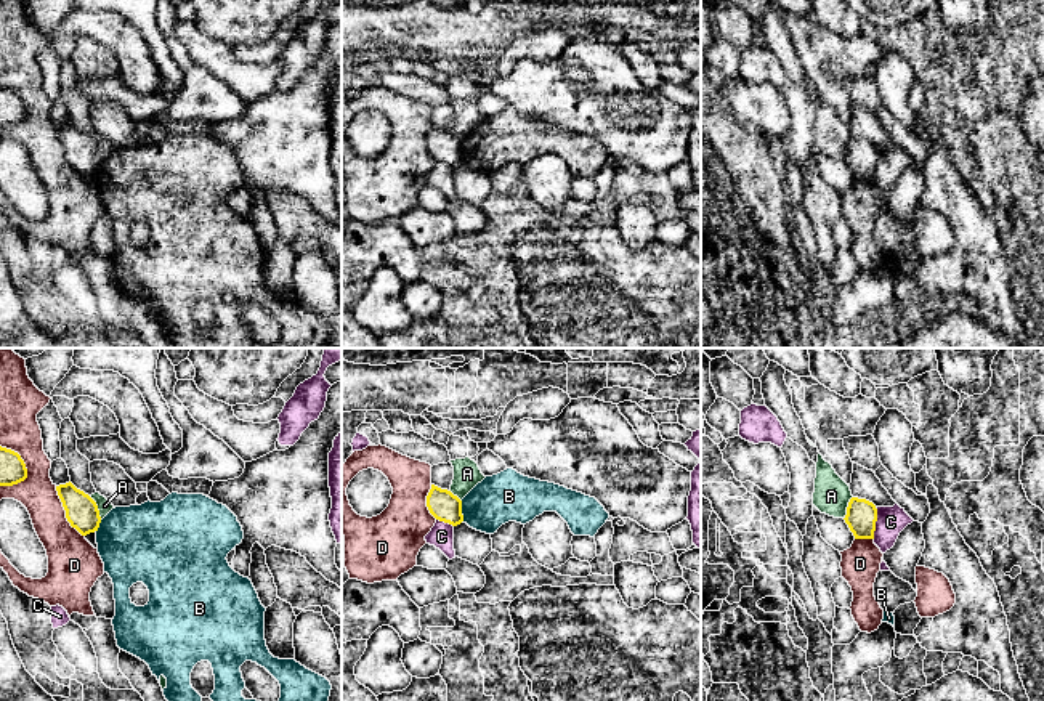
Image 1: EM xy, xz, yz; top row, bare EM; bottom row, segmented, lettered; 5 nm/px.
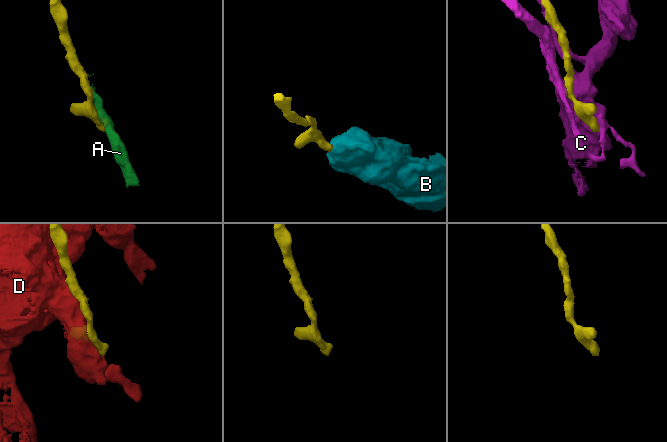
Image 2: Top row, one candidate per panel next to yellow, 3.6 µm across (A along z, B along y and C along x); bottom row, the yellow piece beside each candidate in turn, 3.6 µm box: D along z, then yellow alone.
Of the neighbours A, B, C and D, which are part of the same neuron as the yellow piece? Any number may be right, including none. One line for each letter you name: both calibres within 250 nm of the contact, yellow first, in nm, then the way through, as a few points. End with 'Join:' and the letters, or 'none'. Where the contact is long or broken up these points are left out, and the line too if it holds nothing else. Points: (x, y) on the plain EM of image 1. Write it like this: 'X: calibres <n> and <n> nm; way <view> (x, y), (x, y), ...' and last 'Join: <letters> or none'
Join: none

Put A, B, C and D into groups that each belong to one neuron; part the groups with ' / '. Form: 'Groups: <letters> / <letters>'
Groups: A / B / C / D

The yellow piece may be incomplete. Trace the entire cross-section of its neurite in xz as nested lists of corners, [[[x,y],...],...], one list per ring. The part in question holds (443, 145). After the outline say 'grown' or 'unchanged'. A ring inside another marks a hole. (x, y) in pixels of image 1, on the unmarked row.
[[[431,125],[431,130],[427,136],[427,148],[439,162],[452,167],[457,167],[463,162],[462,141],[447,130]]]; unchanged

